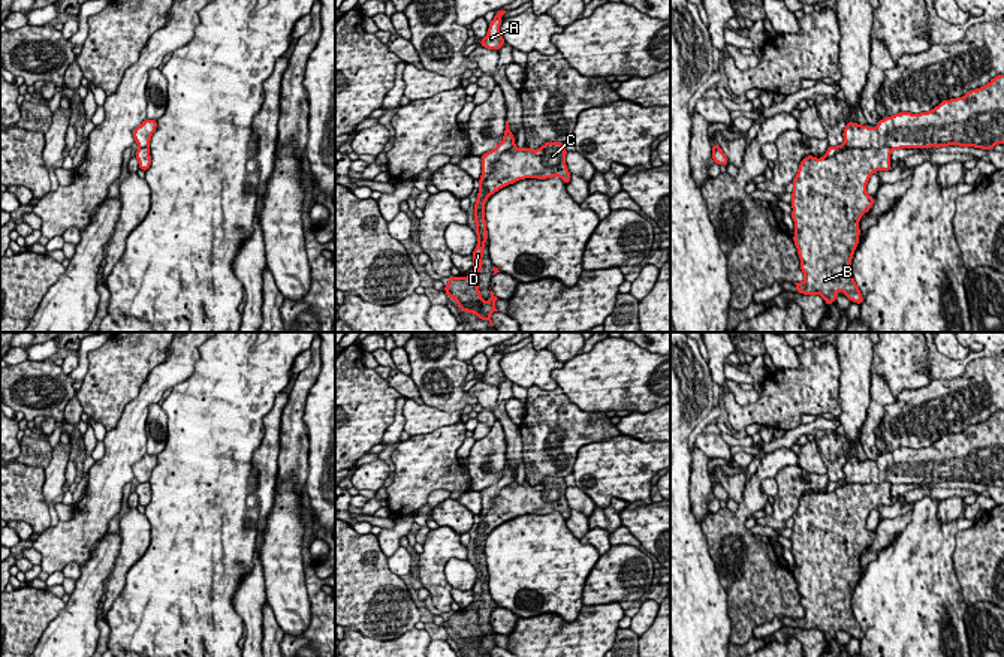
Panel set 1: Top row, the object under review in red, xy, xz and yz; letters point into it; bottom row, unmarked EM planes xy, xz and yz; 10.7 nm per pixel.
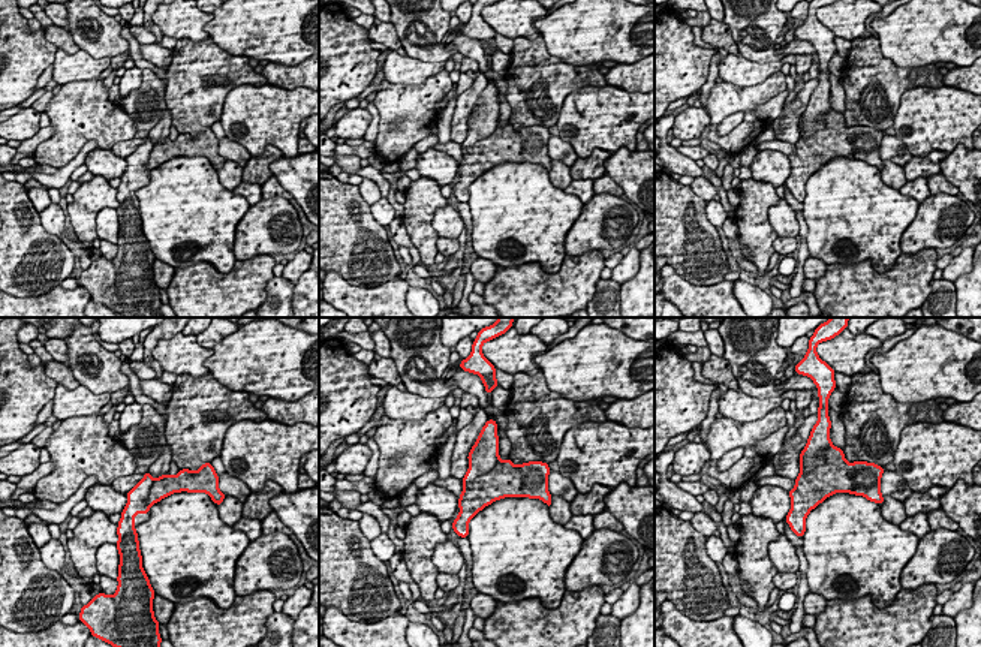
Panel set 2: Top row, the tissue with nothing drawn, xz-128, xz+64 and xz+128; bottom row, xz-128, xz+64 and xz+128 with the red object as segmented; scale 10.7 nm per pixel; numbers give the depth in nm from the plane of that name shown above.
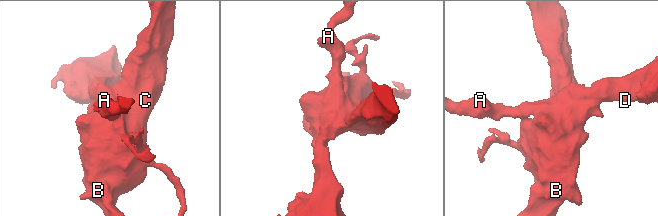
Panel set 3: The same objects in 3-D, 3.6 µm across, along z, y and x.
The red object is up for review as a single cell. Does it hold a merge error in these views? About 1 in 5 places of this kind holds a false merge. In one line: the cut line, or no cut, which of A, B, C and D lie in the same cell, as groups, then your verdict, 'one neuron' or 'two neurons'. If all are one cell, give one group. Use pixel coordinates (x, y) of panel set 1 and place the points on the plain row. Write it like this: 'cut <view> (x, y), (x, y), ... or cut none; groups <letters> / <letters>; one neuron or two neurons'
cut yz (892, 484), (847, 482), (825, 493); groups A D / B C; two neurons

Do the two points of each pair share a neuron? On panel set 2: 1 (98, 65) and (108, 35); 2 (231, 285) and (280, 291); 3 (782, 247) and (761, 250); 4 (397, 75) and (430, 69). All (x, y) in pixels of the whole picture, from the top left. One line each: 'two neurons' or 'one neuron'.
1: two neurons
2: two neurons
3: two neurons
4: one neuron

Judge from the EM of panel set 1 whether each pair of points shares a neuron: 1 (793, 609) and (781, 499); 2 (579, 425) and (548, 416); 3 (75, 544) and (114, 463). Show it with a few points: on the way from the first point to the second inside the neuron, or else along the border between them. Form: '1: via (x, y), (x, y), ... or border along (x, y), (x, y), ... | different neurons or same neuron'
1: border along (769, 538), (777, 557) | different neurons
2: via (572, 425), (561, 425), (555, 421) | same neuron
3: via (89, 524), (92, 514), (102, 502), (106, 482) | same neuron

